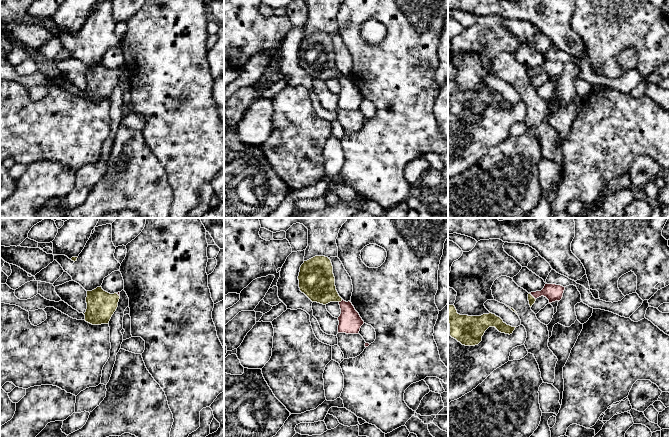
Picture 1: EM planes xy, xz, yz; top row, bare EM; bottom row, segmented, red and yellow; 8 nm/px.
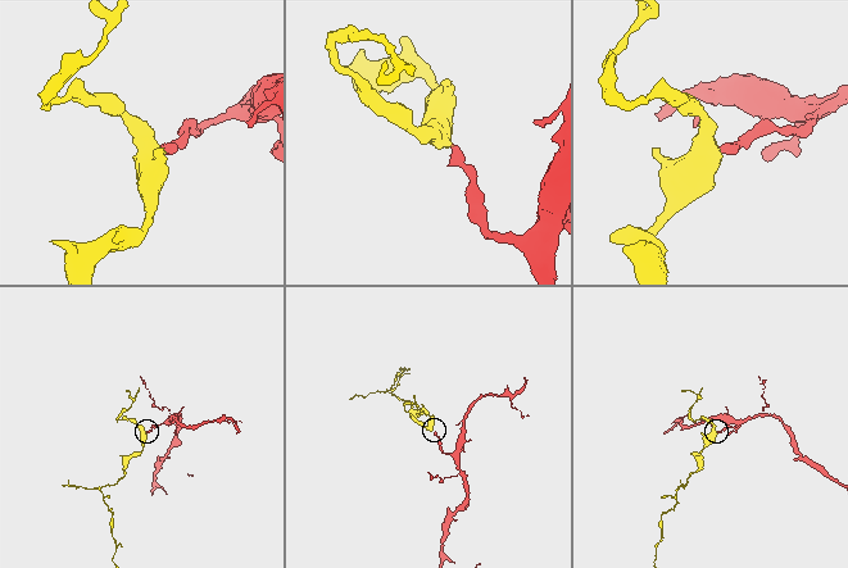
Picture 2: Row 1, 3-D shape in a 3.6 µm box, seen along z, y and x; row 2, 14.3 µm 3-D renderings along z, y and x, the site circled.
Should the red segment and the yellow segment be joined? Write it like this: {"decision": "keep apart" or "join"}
{"decision": "join"}

